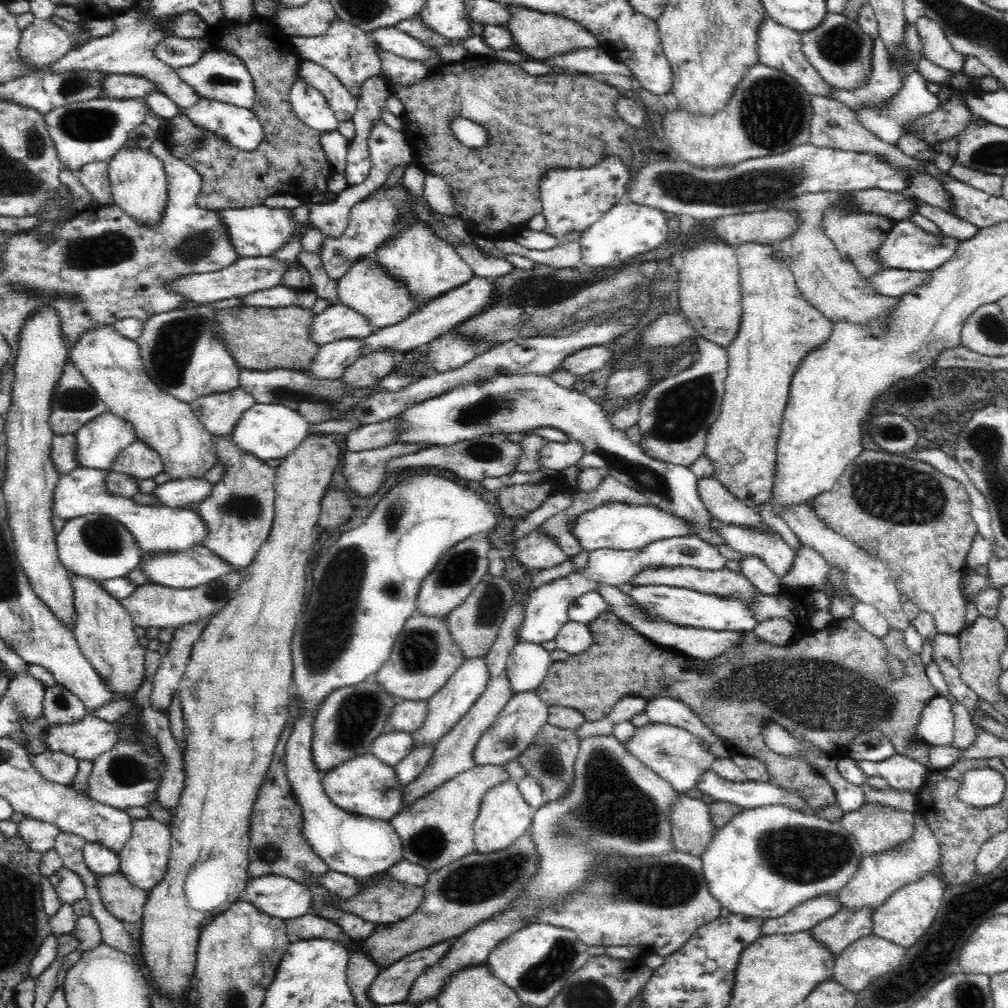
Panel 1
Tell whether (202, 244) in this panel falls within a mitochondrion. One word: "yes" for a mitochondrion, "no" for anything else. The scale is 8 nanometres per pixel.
yes

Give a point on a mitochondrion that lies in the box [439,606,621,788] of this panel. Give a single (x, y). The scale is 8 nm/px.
(548, 761)

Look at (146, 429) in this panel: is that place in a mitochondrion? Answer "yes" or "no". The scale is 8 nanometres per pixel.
no

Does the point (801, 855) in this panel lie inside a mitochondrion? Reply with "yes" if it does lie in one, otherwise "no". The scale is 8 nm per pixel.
yes

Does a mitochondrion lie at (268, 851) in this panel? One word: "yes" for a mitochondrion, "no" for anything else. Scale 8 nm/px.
yes

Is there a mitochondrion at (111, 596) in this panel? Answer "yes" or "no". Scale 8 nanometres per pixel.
no

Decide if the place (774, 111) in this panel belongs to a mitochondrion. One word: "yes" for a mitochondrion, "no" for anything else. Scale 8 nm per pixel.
yes

